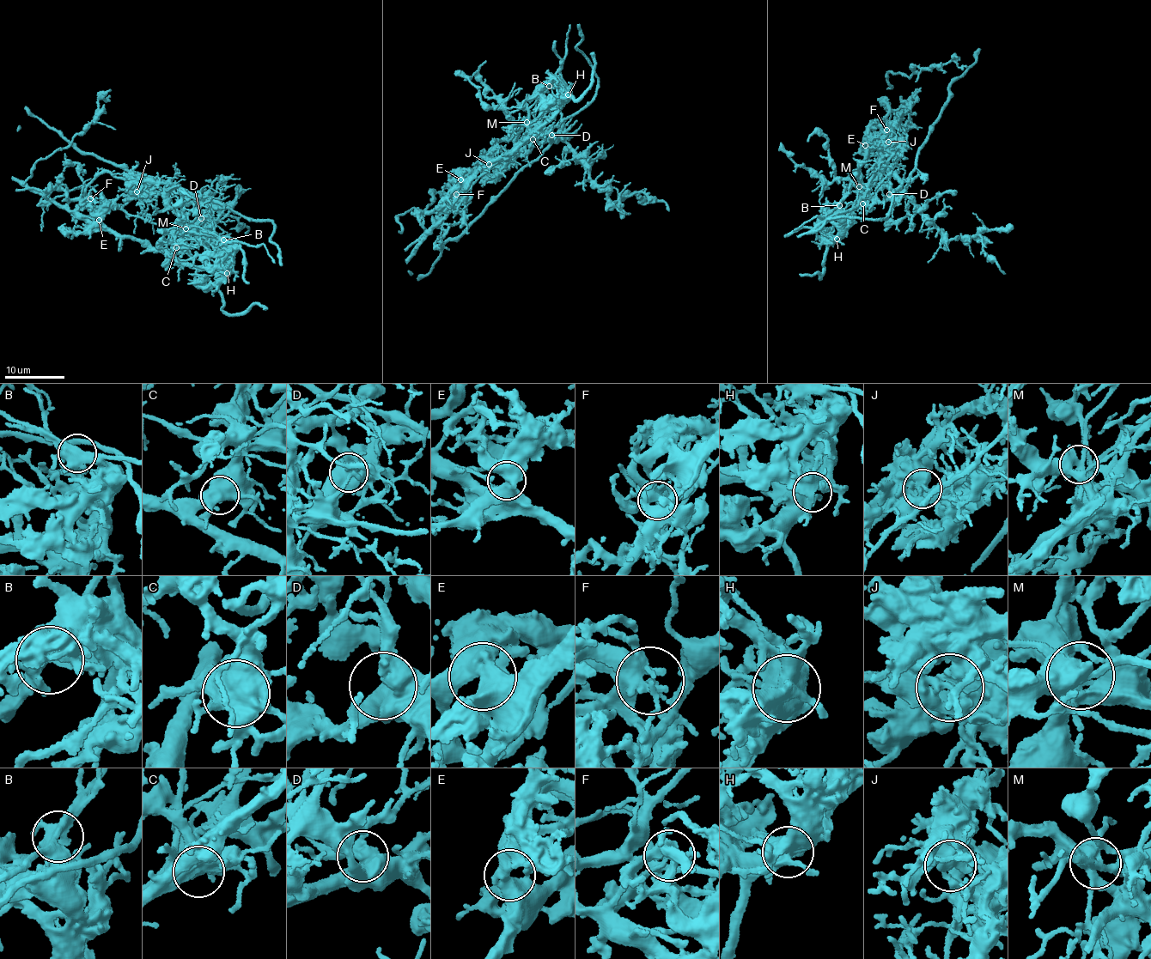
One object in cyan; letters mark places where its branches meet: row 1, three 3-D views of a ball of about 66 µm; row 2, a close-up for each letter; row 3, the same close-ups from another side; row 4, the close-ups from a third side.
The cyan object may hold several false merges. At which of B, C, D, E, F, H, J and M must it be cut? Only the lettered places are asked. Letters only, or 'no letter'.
B, C, F, J, M

